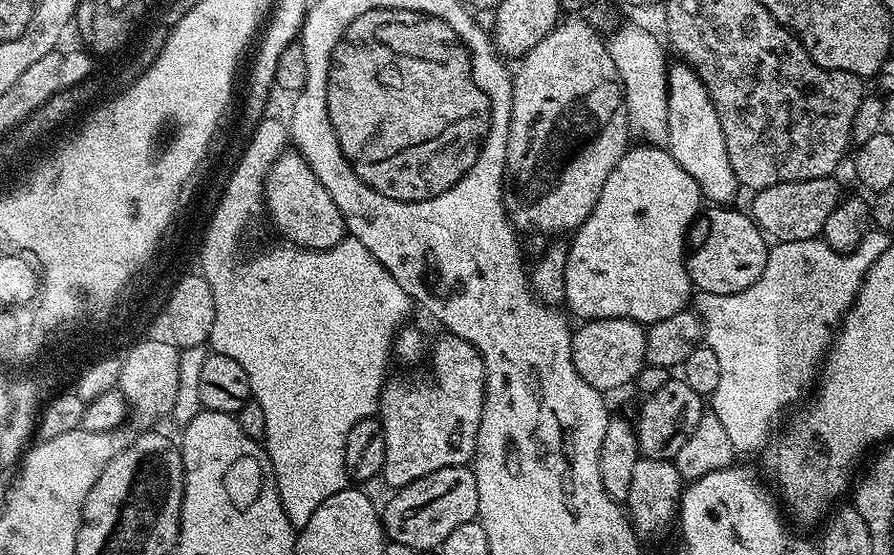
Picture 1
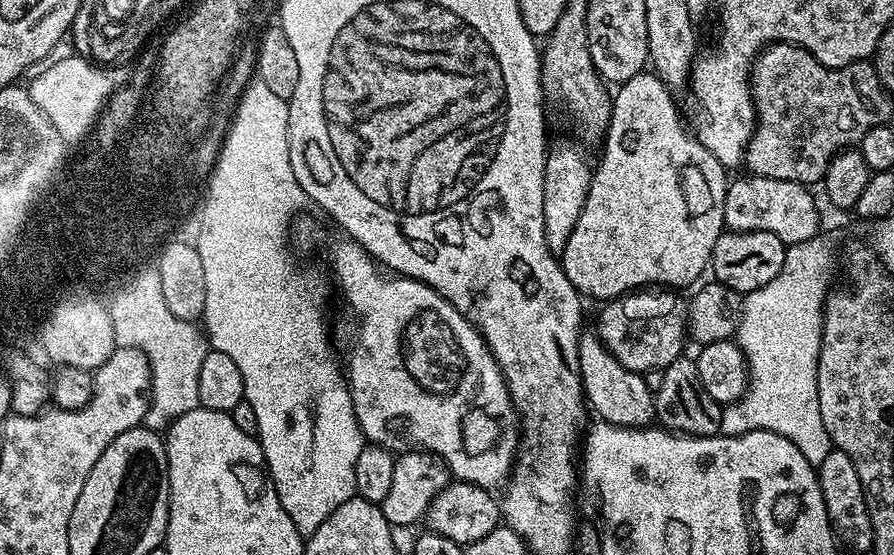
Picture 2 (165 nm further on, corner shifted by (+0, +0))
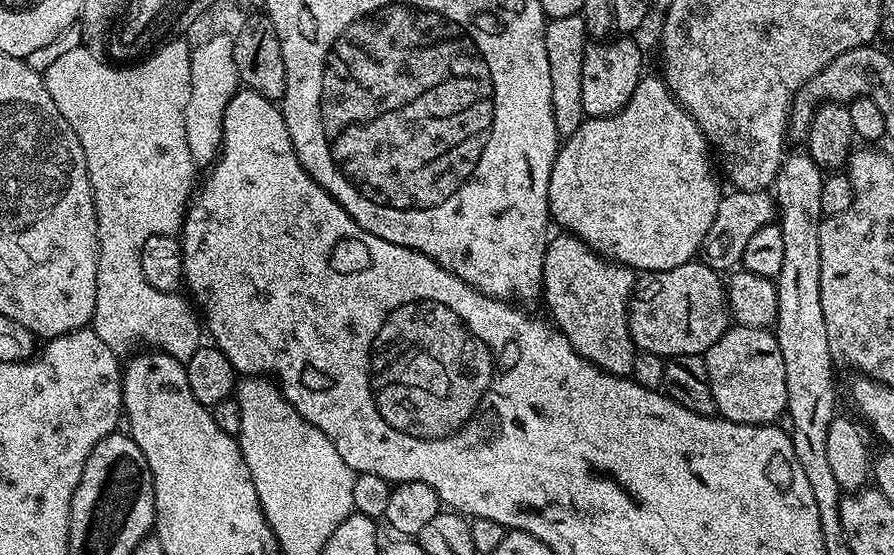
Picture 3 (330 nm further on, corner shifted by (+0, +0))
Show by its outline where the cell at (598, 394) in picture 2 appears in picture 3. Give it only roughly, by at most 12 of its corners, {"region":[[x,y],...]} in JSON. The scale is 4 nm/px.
{"region":[[553,235],[542,300],[586,362],[631,377],[637,273]]}

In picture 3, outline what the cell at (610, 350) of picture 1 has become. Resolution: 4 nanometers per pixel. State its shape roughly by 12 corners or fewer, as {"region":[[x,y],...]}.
{"region":[[707,262],[639,277],[628,302],[641,352],[703,354],[730,326]]}

